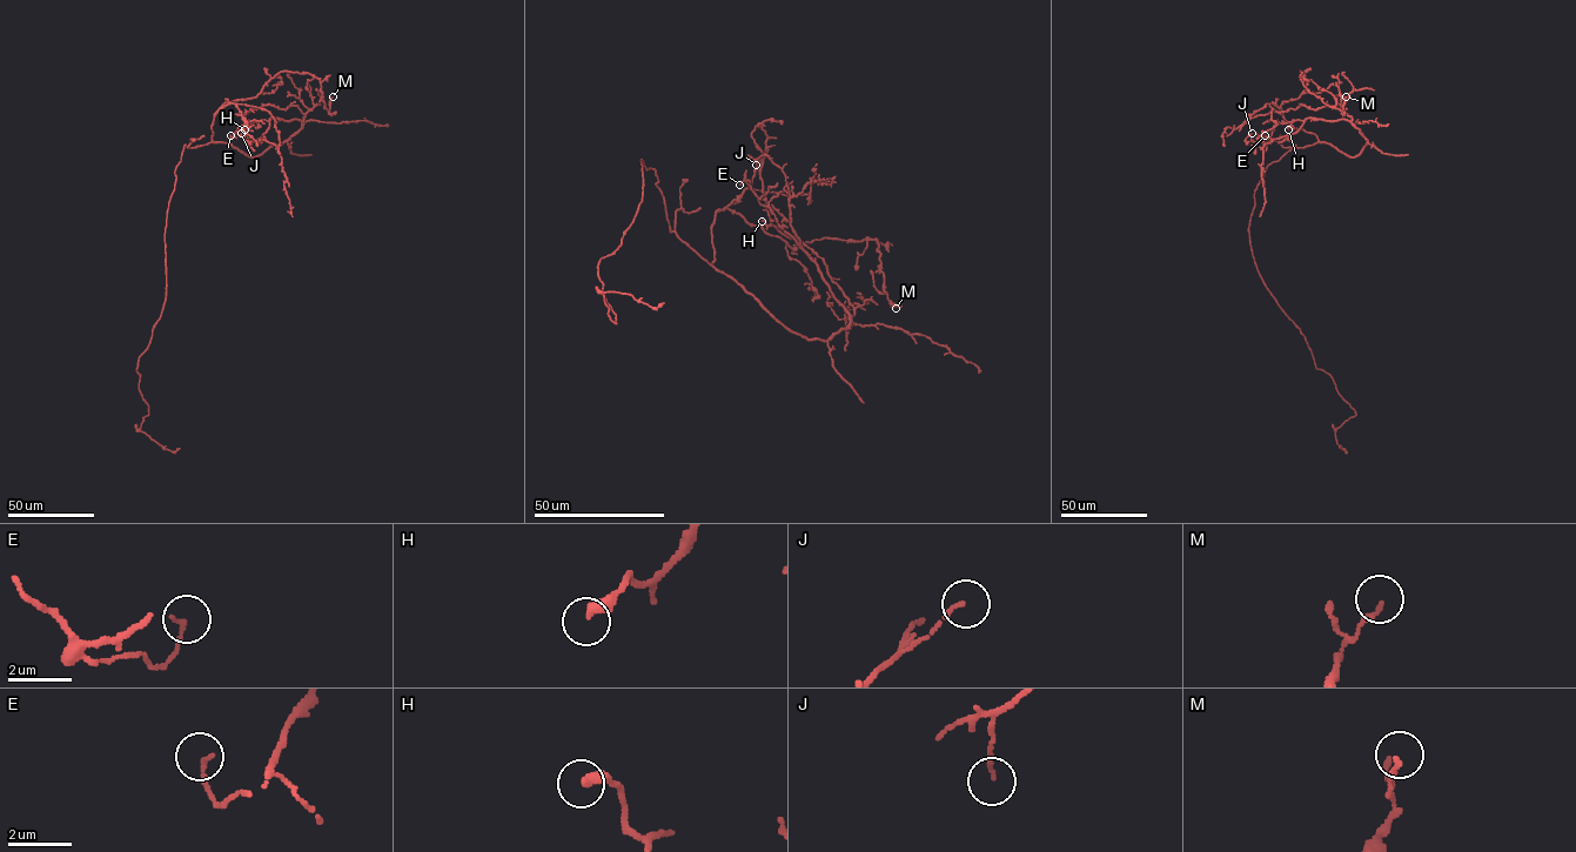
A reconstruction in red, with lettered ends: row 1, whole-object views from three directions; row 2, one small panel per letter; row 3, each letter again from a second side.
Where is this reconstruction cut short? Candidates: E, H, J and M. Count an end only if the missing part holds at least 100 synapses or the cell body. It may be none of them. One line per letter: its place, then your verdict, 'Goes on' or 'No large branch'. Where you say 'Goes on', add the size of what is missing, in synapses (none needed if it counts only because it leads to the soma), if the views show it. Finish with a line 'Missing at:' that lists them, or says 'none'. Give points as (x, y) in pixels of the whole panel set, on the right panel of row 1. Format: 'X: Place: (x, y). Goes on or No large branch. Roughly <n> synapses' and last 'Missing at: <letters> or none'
E: Place: (1265, 135). No large branch
H: Place: (1288, 129). No large branch
J: Place: (1252, 133). No large branch
M: Place: (1346, 96). No large branch
Missing at: none

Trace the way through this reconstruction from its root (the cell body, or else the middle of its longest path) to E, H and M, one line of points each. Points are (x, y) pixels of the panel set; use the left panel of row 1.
E: (180, 162), (185, 145), (212, 141), (256, 156), (287, 141), (302, 122), (261, 119), (230, 135)
H: (180, 162), (185, 145), (212, 141), (230, 143), (256, 156), (287, 141), (302, 122), (253, 120), (245, 129)
M: (180, 162), (185, 145), (212, 141), (222, 105), (255, 98), (281, 72), (316, 76), (328, 111), (333, 96)

